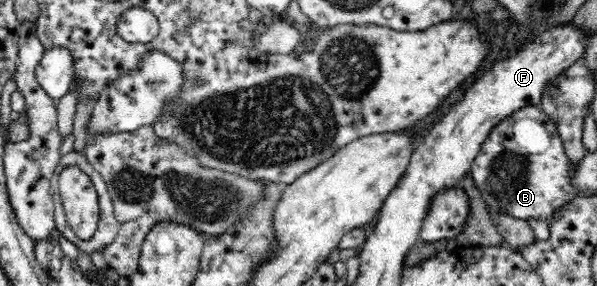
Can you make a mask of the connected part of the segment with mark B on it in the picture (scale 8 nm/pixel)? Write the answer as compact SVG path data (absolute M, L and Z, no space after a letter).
M525 106L502 119L487 134L474 159L472 179L490 212L504 211L520 220L546 221L554 212L578 198L570 184L575 166L563 149L555 122L537 106Z

